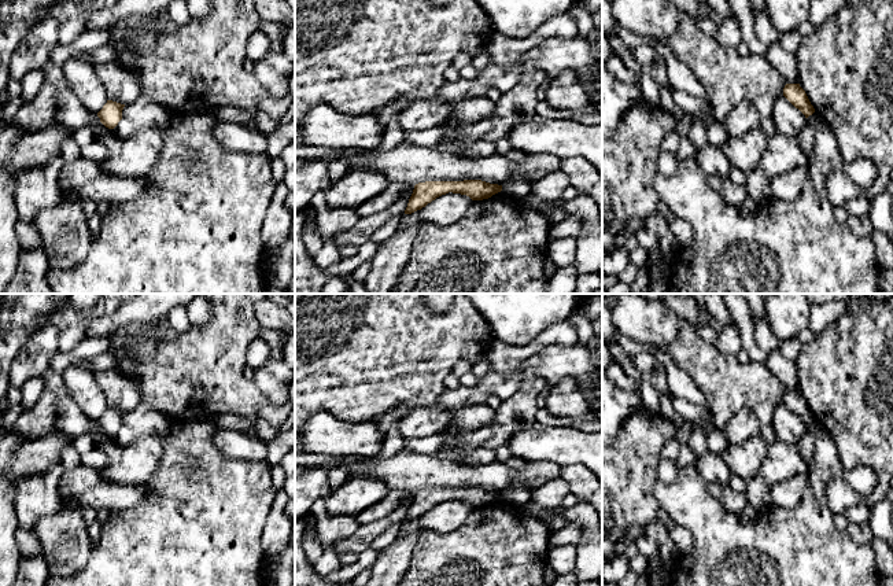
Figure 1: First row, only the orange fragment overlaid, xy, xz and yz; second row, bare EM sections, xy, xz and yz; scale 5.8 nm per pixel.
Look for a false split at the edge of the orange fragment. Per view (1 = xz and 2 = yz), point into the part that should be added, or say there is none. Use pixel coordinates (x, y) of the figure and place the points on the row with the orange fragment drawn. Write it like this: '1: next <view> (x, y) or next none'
1: next none
2: next none

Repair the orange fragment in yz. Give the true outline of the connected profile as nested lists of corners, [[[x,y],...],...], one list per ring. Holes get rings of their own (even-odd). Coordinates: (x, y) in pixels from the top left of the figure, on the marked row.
[[[786,84],[783,88],[783,96],[798,108],[805,118],[815,113],[813,106],[811,104],[805,91],[800,86],[800,84]]]

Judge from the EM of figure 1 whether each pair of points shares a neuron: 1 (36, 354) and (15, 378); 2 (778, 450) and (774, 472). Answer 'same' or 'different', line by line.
1: same
2: same

